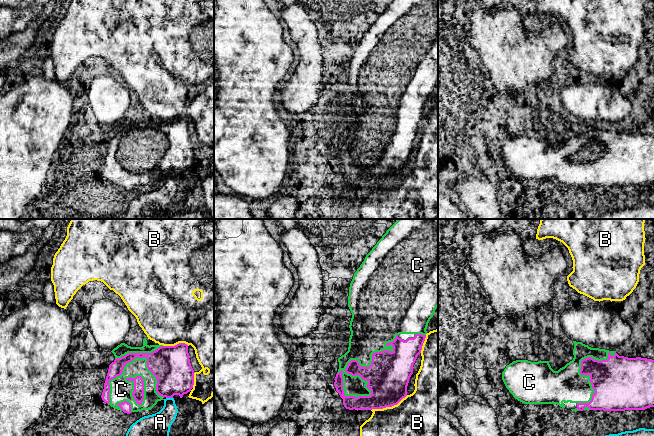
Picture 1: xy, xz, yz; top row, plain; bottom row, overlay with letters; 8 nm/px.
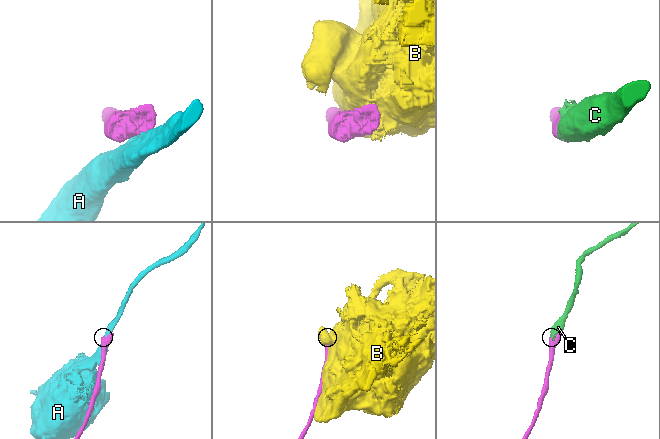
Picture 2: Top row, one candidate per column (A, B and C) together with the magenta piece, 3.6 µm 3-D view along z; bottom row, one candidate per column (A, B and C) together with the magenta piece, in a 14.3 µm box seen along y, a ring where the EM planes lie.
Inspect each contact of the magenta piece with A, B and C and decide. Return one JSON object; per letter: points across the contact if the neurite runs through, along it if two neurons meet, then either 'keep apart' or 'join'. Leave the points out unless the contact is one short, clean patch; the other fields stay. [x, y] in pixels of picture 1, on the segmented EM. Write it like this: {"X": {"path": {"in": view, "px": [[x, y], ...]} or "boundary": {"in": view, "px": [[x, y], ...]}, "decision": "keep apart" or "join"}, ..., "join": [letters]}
{"A": {"decision": "keep apart"}, "B": {"decision": "keep apart"}, "C": {"decision": "join"}, "join": ["C"]}

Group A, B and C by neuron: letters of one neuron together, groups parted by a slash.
A / B / C

